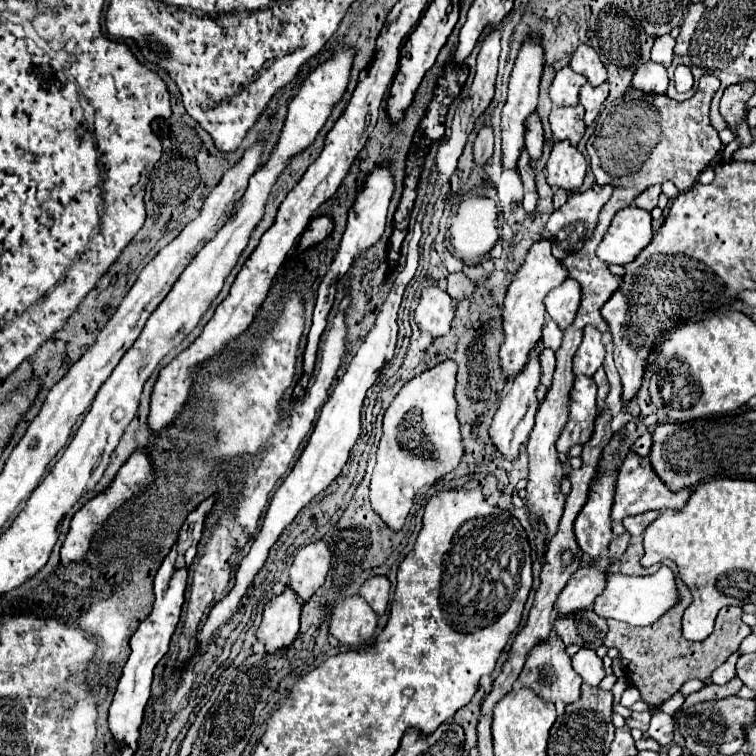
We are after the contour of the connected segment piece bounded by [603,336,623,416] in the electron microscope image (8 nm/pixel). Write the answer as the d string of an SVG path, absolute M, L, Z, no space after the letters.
M609 336L605 340L605 346L607 346L607 356L605 356L603 368L605 368L607 380L609 380L609 394L605 398L605 406L609 408L611 416L617 416L623 410L623 406L621 406L621 380L619 380L619 372L613 364L613 342L609 340Z

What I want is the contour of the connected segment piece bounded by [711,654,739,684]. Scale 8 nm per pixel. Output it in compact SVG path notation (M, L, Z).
M733 654L729 656L727 662L723 662L711 676L711 682L713 684L725 684L725 682L731 682L735 678L735 664L739 660L739 654Z

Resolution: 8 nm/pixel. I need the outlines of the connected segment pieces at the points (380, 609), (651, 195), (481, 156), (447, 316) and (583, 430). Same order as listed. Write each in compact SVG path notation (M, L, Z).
M373 576L361 586L361 596L367 600L367 604L375 610L377 616L383 616L389 604L389 580L385 576Z
M651 186L647 188L641 196L635 198L635 206L639 208L645 208L645 210L653 210L657 206L657 200L659 200L659 194L661 194L661 186Z
M483 126L477 134L477 140L473 144L473 154L475 154L475 164L485 166L487 160L493 156L493 130L491 126Z
M429 286L421 294L421 302L415 310L415 324L421 332L429 332L433 338L445 336L453 322L453 300L439 286Z
M575 376L569 404L567 426L557 440L557 450L569 454L575 444L585 444L593 434L593 422L597 414L597 386L589 376Z

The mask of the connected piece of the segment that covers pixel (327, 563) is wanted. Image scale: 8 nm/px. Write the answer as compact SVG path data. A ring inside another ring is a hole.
M315 540L301 548L291 566L289 586L307 602L315 590L325 582L325 576L331 568L331 550L327 540Z

